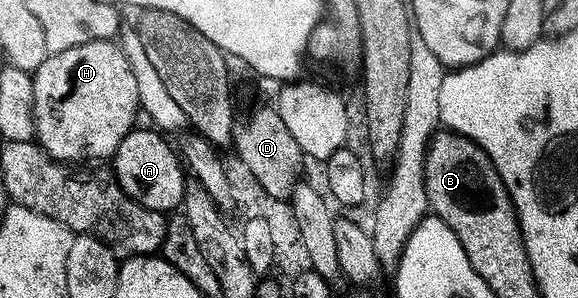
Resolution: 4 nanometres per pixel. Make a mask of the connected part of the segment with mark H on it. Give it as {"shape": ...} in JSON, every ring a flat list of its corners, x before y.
{"shape":[[115,40,82,43,78,47,70,47,70,51,49,55,36,68,32,78,32,100,35,140,49,157,65,163,80,163,85,160,83,157,111,158,124,136,131,133,137,124,136,113,140,109,134,72]]}

